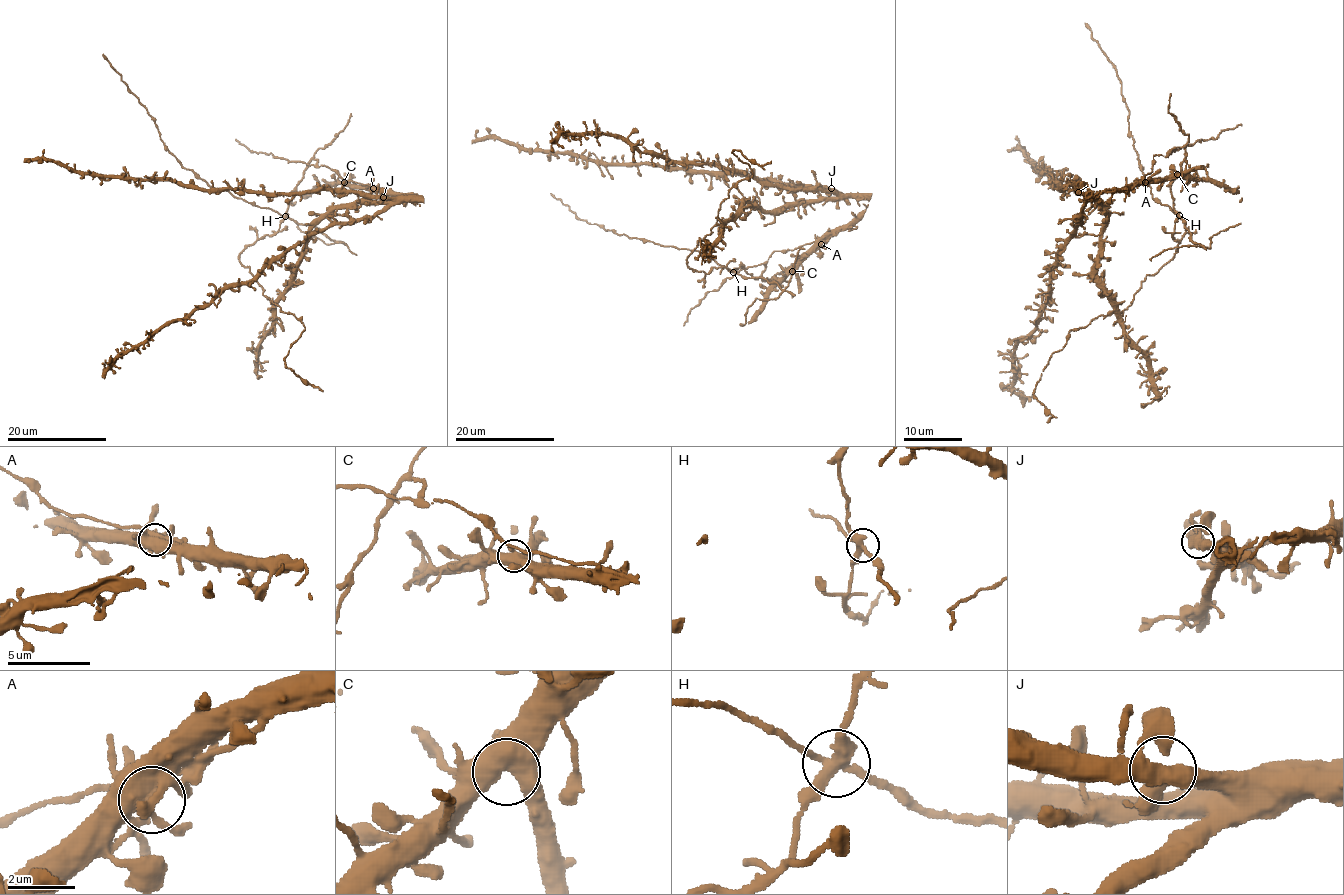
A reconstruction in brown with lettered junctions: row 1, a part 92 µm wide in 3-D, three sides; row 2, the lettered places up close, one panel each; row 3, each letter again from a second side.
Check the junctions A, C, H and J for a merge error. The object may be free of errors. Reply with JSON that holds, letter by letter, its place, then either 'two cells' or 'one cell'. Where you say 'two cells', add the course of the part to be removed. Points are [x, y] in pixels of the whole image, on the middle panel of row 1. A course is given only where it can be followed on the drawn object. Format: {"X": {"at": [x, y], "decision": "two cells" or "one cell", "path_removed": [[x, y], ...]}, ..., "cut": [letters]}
{"A": {"at": [821, 244], "decision": "one cell"}, "C": {"at": [792, 271], "decision": "one cell"}, "H": {"at": [733, 272], "decision": "two cells", "path_removed": [[733, 272], [694, 250], [662, 246], [580, 220], [551, 193]]}, "J": {"at": [831, 188], "decision": "one cell"}, "cut": ["H"]}

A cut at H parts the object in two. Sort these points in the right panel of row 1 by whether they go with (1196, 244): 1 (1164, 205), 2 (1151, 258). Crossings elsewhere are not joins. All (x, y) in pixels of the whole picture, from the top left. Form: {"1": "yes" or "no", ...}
{"1": "yes", "2": "yes"}

